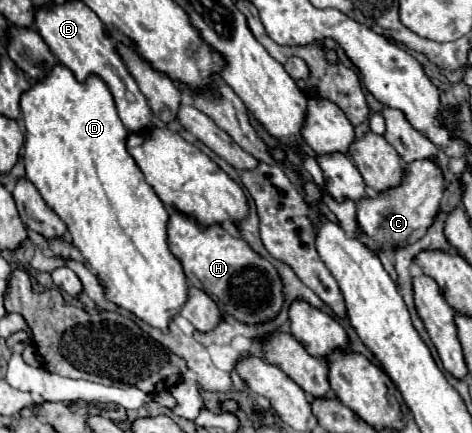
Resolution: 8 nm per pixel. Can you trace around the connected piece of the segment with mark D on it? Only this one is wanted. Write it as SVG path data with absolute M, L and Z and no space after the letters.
M59 63L47 79L33 83L33 87L21 95L21 113L27 129L23 153L27 179L39 189L45 203L67 225L71 243L97 273L107 299L117 307L127 309L147 325L167 333L169 323L181 313L189 299L189 279L167 243L169 211L153 187L145 181L139 165L127 151L129 131L117 115L111 91L95 75L85 83L75 81L73 73Z

